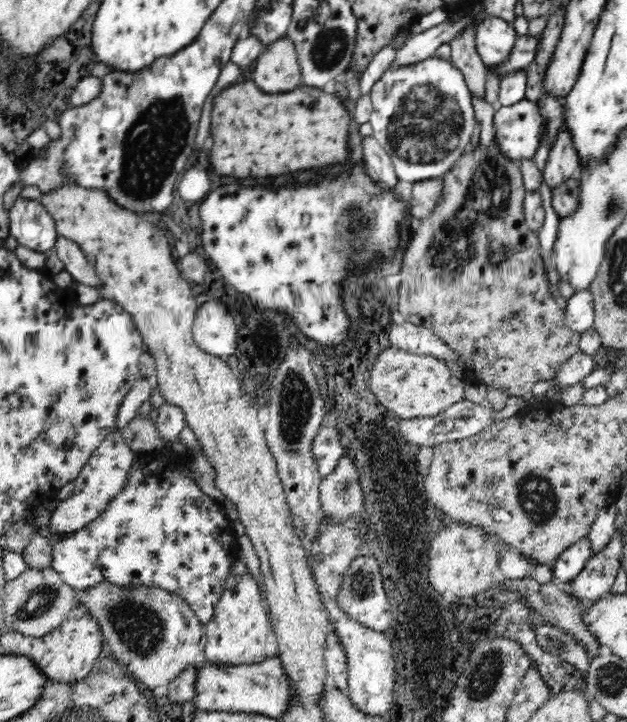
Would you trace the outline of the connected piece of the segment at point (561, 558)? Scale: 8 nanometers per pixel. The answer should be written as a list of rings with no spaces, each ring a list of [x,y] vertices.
[[[587,537],[578,540],[576,544],[565,548],[552,563],[553,578],[558,582],[572,583],[586,567],[588,560],[593,557]]]

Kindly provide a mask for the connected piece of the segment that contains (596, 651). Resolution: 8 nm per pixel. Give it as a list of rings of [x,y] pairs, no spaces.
[[[531,576],[513,582],[504,578],[504,583],[507,587],[511,587],[513,592],[521,591],[524,594],[527,604],[532,610],[536,610],[536,614],[542,623],[560,628],[574,636],[574,639],[584,648],[590,660],[600,655],[601,645],[598,638],[589,630],[588,623],[584,621],[584,614],[593,606],[592,603],[583,606],[582,600],[579,600],[576,596],[571,596],[566,590],[562,590],[558,584],[554,584],[552,581],[548,584],[538,584]]]

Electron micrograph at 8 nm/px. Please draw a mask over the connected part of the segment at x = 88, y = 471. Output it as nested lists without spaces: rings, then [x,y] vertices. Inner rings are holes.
[[[120,430],[112,431],[93,452],[86,466],[73,480],[73,490],[69,497],[60,500],[51,514],[48,529],[54,537],[65,537],[84,528],[106,508],[106,505],[122,490],[127,481],[127,472],[137,454],[126,444]]]

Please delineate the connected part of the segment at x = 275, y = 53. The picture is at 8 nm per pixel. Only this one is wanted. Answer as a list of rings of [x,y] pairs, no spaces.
[[[282,37],[264,47],[254,64],[251,80],[266,94],[291,92],[302,86],[301,68],[290,37]]]

